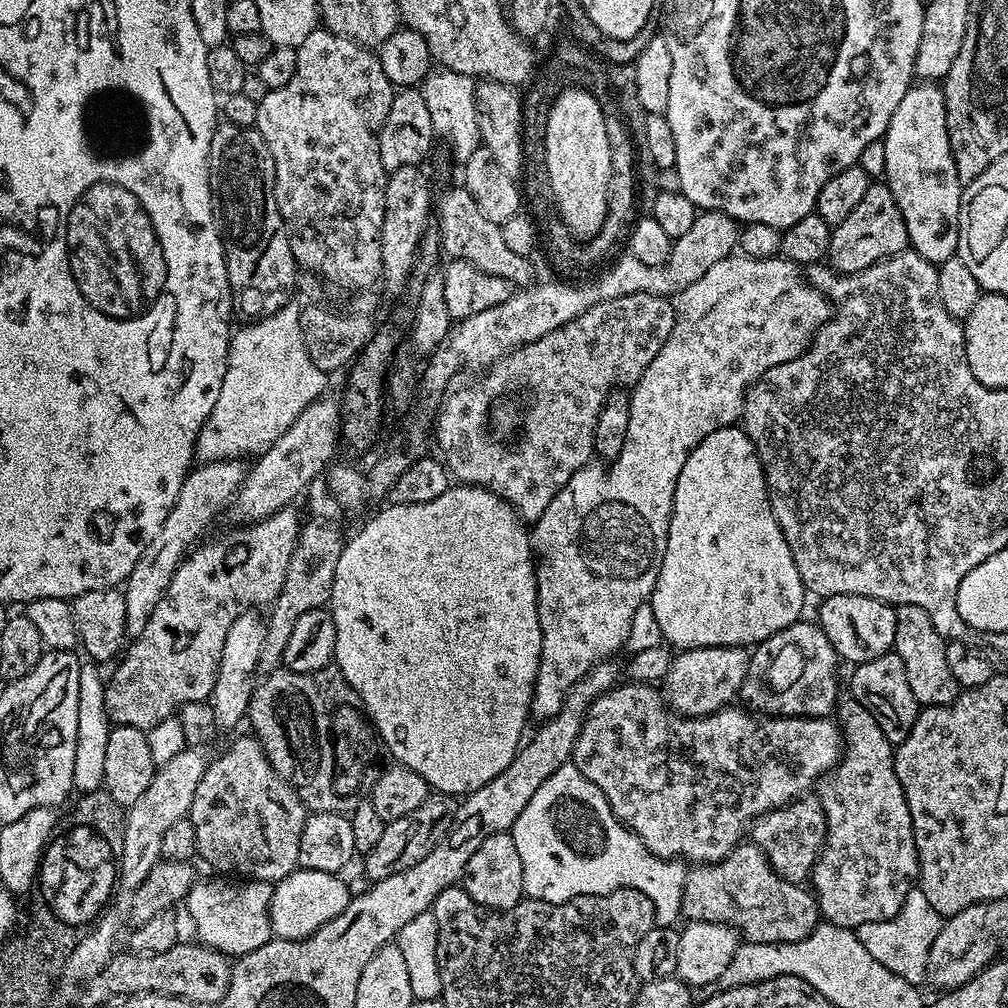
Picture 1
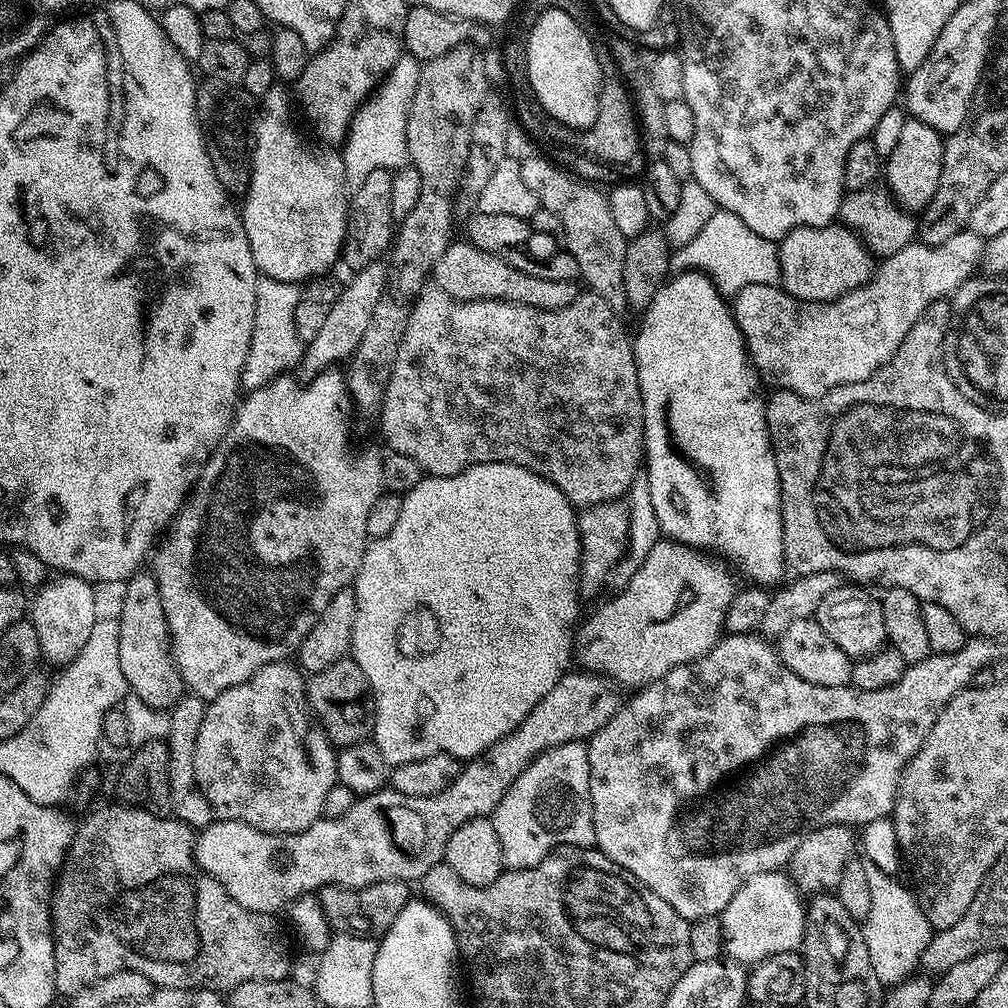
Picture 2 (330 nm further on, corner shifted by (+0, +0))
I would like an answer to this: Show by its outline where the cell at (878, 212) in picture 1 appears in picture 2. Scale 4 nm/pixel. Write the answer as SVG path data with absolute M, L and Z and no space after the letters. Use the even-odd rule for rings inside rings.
M905 119L894 150L890 150L882 164L883 179L888 179L886 187L900 207L916 214L928 205L930 198L934 198L934 190L938 190L938 178L942 178L944 141L945 137L938 130L926 126L926 122Z

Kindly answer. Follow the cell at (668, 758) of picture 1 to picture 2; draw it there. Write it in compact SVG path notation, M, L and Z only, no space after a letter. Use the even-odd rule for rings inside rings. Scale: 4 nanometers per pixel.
M721 635L705 656L682 666L674 666L674 670L662 674L662 678L658 678L653 684L646 684L639 689L633 695L636 696L633 700L625 699L614 718L610 718L610 722L606 722L606 726L602 726L602 730L595 732L591 740L587 741L595 847L618 866L634 874L637 884L658 894L658 898L662 898L662 902L682 914L682 918L691 922L707 916L719 916L730 898L738 894L747 880L763 872L783 869L791 860L794 850L802 846L802 838L806 838L814 830L831 824L863 826L891 817L904 767L910 762L910 758L914 758L926 734L934 730L938 714L942 714L946 702L950 702L954 694L973 683L972 676L978 675L983 668L990 667L999 658L1000 648L1001 641L974 636L965 639L962 650L954 654L930 654L922 662L905 667L902 678L894 682L894 686L886 686L882 690L862 690L851 686L818 686L806 682L806 678L798 678L798 674L794 674L794 670L790 670L782 662L777 645L763 635Z

